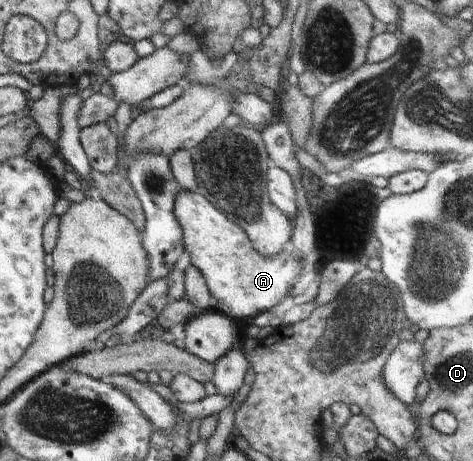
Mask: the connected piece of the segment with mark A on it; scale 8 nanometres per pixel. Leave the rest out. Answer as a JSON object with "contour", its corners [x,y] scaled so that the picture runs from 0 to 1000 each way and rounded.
{"contour":[[[383,412],[372,445],[374,471],[391,497],[404,568],[433,597],[465,677],[505,698],[569,677],[588,657],[613,657],[615,646],[605,642],[613,640],[613,614],[645,577],[641,562],[617,544],[617,529],[590,553],[554,553],[522,505],[419,414]]]}

